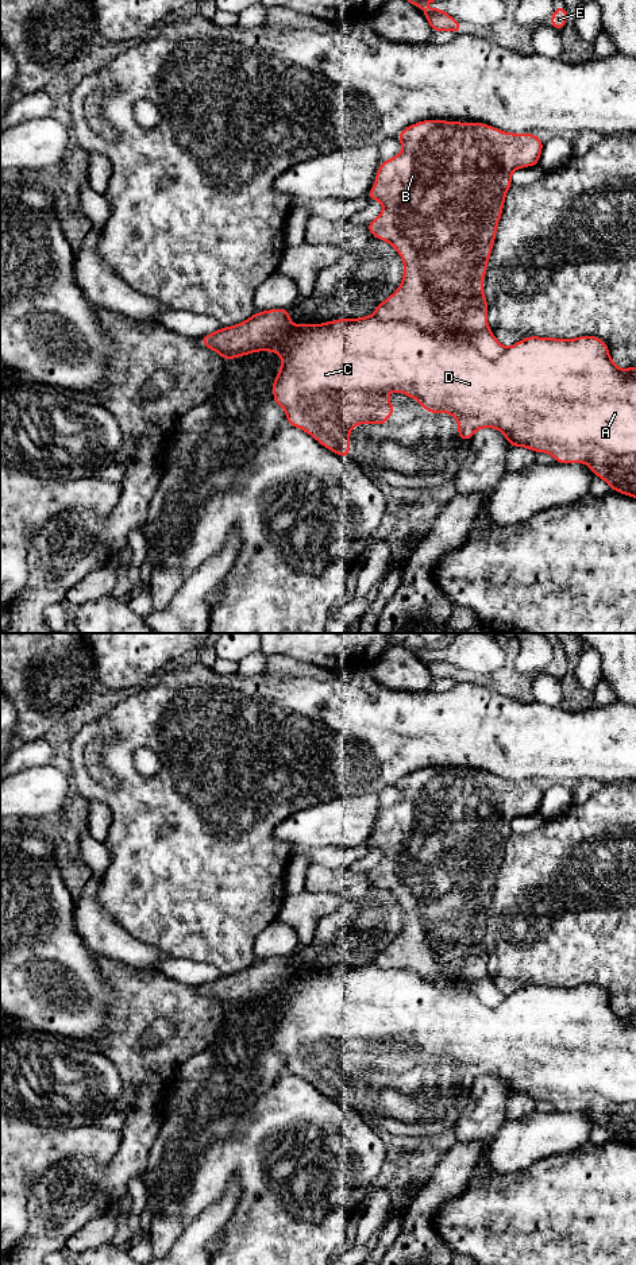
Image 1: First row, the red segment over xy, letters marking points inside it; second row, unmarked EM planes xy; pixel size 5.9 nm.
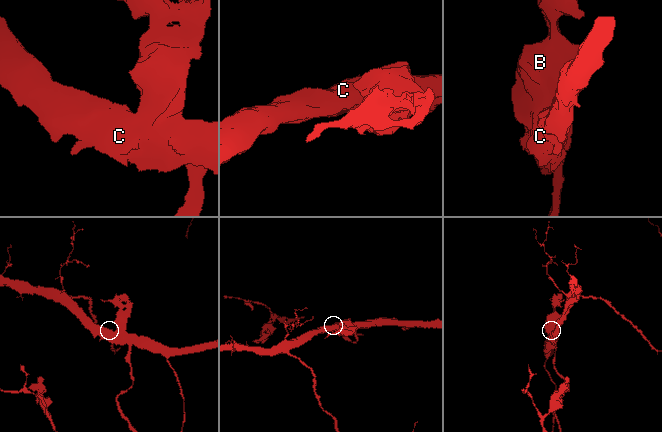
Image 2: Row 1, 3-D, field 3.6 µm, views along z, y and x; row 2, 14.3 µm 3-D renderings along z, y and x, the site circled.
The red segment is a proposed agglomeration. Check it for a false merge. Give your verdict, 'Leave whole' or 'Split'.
Split

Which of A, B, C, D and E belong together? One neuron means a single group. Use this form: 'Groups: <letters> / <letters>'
Groups: A C D / B E

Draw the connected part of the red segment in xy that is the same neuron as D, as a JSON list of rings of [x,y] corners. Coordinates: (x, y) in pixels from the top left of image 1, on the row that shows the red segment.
[[[269,309],[257,312],[247,320],[232,325],[221,327],[213,333],[200,338],[204,347],[216,351],[224,360],[254,354],[257,351],[271,351],[282,358],[280,373],[271,383],[274,402],[285,409],[286,423],[305,431],[323,447],[332,452],[350,459],[350,431],[356,424],[385,425],[388,417],[396,413],[394,405],[388,401],[389,392],[402,392],[405,397],[413,397],[428,413],[451,413],[458,420],[458,437],[460,440],[471,440],[473,435],[481,428],[500,429],[510,447],[527,447],[536,452],[548,452],[554,456],[555,463],[586,463],[597,478],[604,479],[617,491],[636,498],[636,374],[624,374],[610,359],[608,344],[591,335],[583,335],[575,339],[555,339],[528,336],[519,340],[497,359],[485,358],[473,342],[462,335],[455,336],[433,336],[424,332],[410,321],[381,321],[374,315],[359,319],[338,319],[323,324],[302,324],[294,325],[290,321],[289,309]]]

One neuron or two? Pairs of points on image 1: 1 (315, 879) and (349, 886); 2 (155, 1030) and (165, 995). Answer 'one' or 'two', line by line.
1: one
2: two

